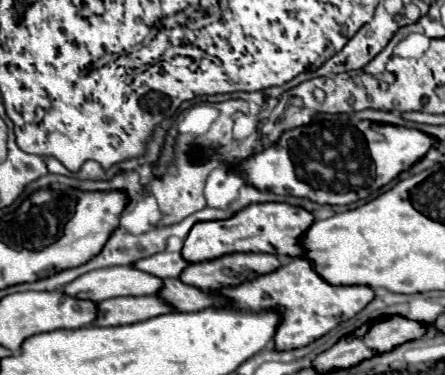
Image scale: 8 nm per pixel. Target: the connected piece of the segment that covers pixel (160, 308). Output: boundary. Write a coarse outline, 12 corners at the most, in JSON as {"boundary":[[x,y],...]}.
{"boundary":[[160,297],[98,303],[92,325],[128,325],[174,311]]}

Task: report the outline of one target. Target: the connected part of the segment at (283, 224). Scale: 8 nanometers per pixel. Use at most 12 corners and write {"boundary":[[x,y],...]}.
{"boundary":[[256,203],[200,221],[184,239],[188,263],[228,253],[300,257],[314,217]]}

